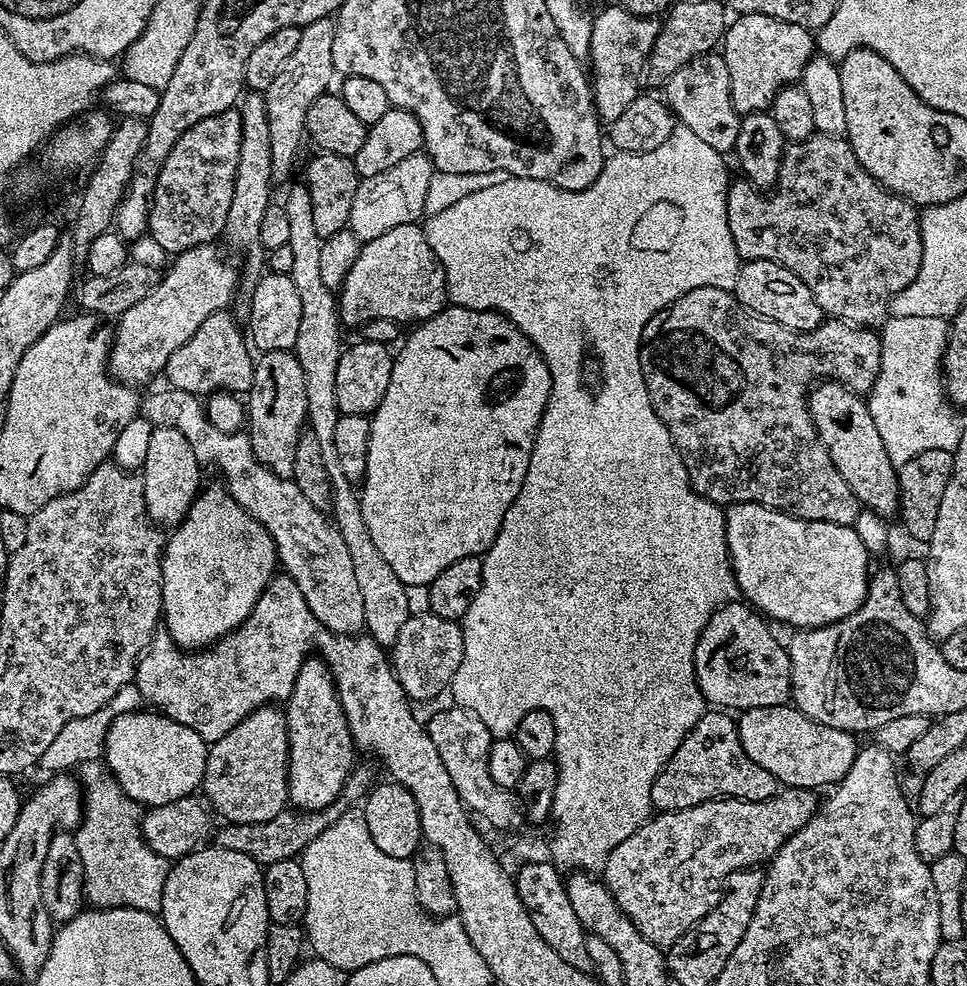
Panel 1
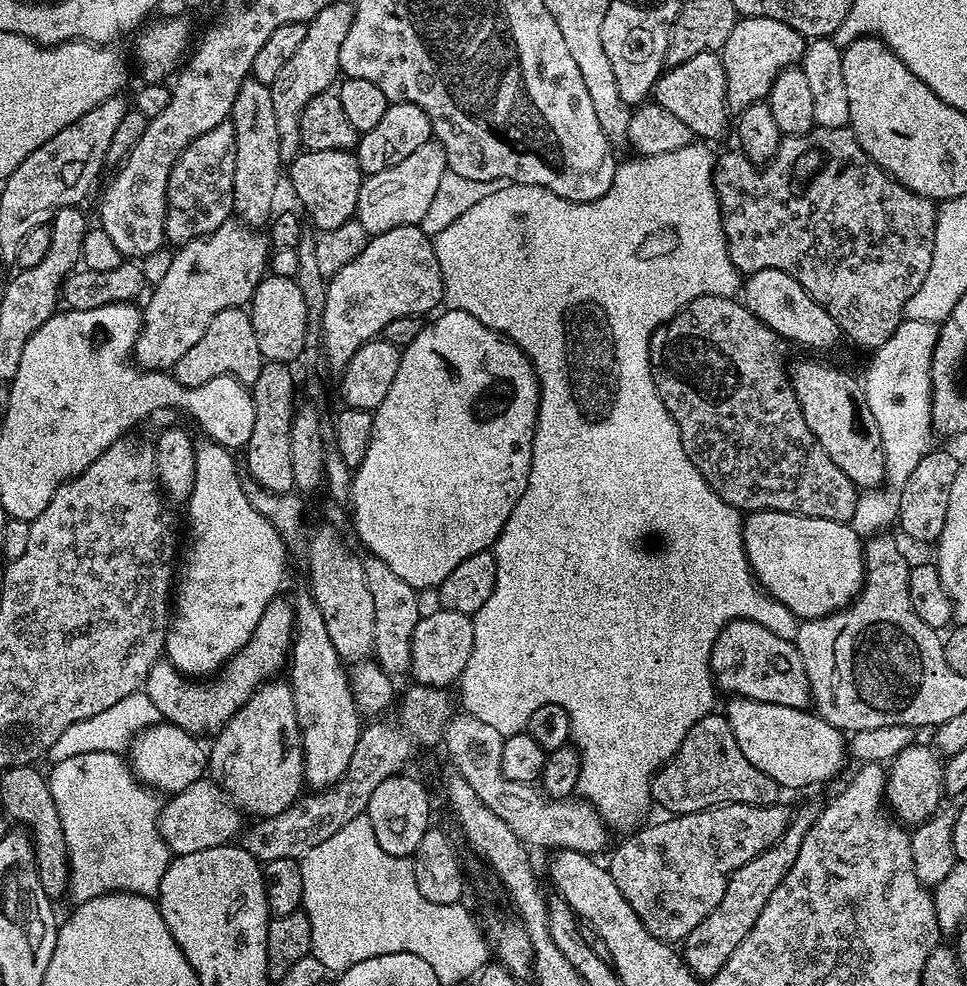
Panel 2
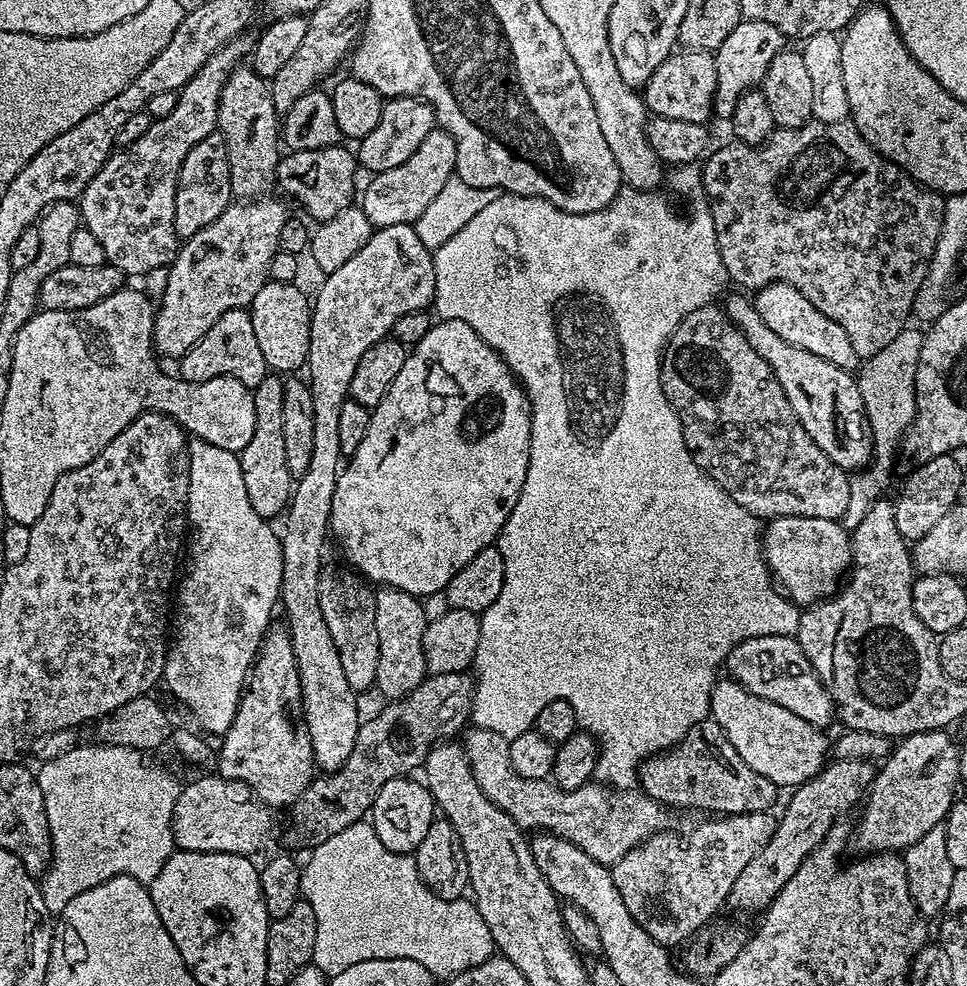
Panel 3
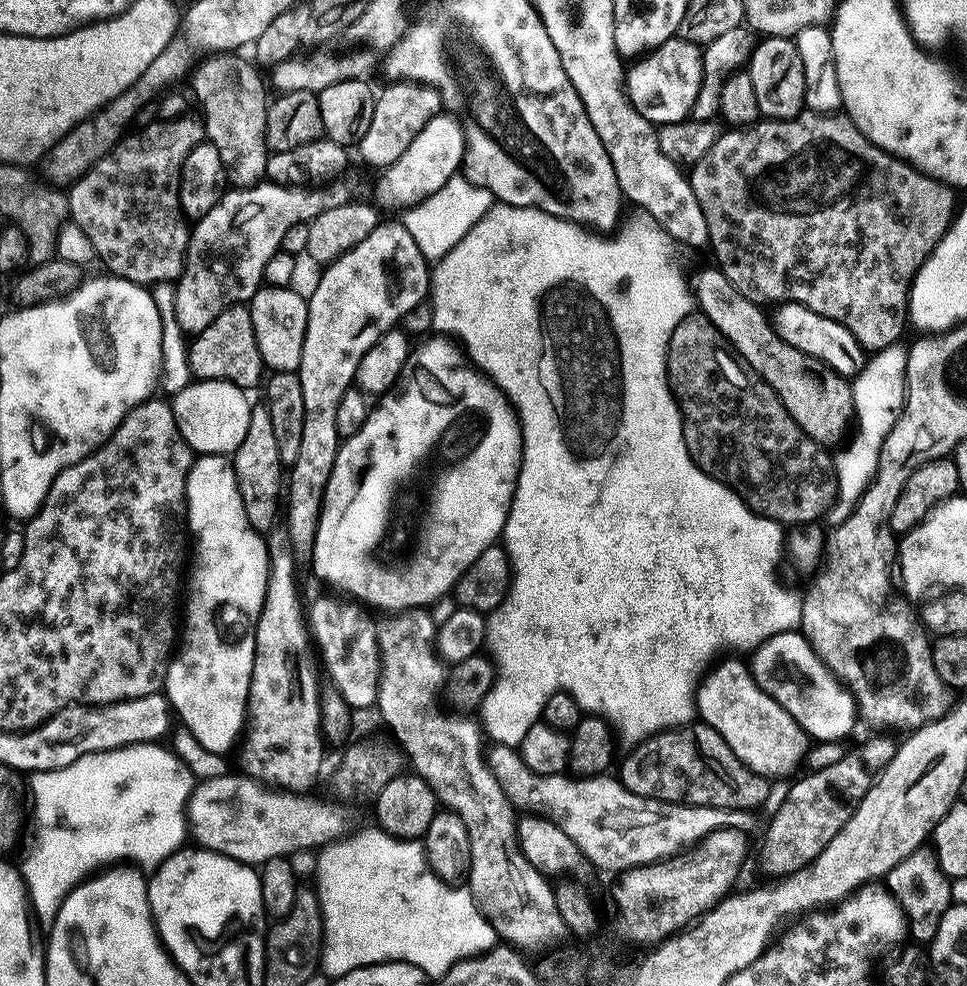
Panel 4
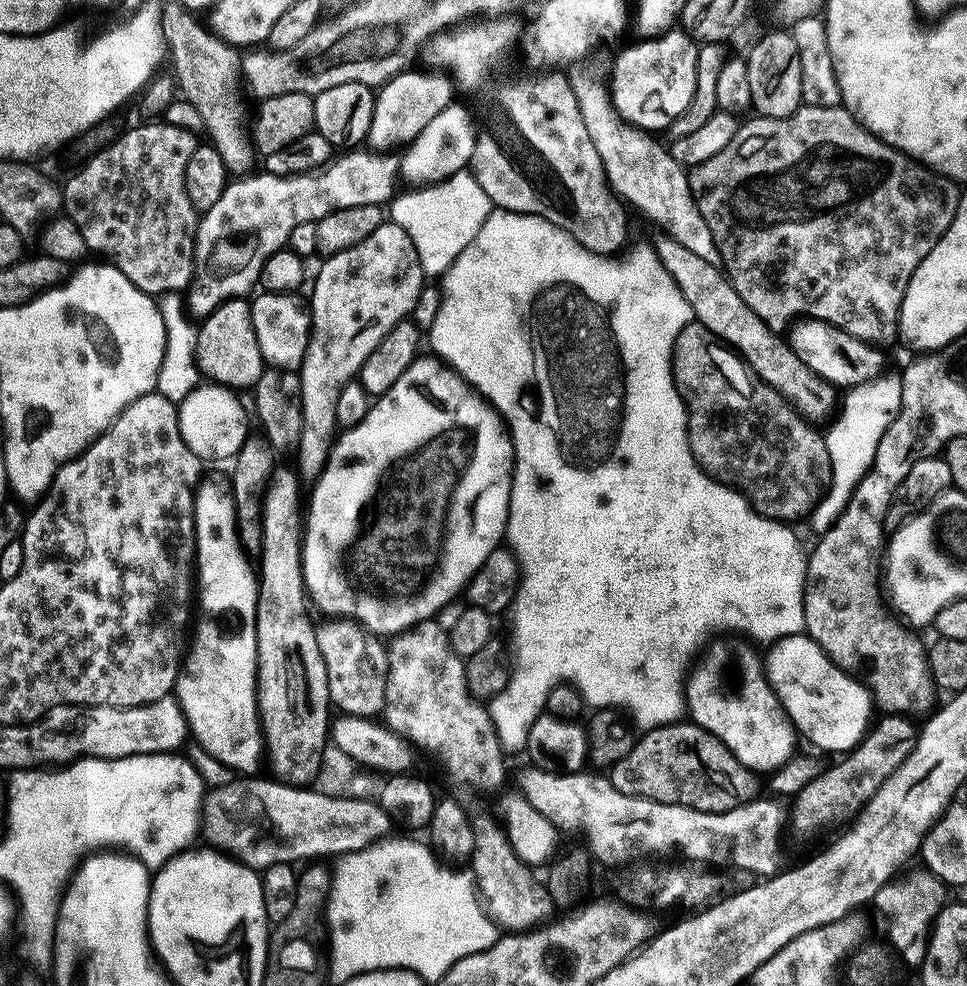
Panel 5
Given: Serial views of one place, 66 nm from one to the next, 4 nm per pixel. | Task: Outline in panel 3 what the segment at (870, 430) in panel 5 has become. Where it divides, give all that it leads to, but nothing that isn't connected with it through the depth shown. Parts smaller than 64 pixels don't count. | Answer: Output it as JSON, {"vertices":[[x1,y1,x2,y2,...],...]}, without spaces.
{"vertices":[[905,327,904,331,898,334,898,338,894,338,894,342,890,342,890,346,886,346,886,350,882,350,878,354,871,356,863,365,864,369,861,367,858,372,862,402,868,415,868,424,872,428,872,443,875,445,875,448,874,463,871,465,871,468,873,467,872,476,860,476,864,474,856,474,851,477,850,506,844,515,844,520,849,529,856,528,858,522,862,522,862,518,866,518,866,514,872,508,873,504,881,499,882,492,880,492,880,488,884,488,888,484,888,475,892,472,892,459,896,456,896,448,898,452,904,433,907,432,912,424,912,419,916,417,916,363,924,345,924,336,918,329,912,327]]}

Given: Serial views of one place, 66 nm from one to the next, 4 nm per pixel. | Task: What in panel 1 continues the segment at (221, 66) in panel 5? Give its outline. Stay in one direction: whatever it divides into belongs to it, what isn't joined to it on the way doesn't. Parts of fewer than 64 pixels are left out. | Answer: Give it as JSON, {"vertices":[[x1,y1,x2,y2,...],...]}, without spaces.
{"vertices":[[245,95,239,101,238,111,242,118,242,150,240,151,238,170,236,171,234,202,230,202,230,214,226,218,222,240,223,243,228,243,230,247,237,248,240,252,248,252,244,256,244,272,242,268,242,275,238,280,239,295,234,300,235,315,240,318,246,318,250,314,249,298,254,294,256,283,258,283,266,268,266,253,260,246,260,231,262,230,262,218,266,214,269,204,273,203,274,200,274,196,272,196,274,185,272,182,272,171,270,170,270,126,266,122,266,106,264,105,263,95]]}

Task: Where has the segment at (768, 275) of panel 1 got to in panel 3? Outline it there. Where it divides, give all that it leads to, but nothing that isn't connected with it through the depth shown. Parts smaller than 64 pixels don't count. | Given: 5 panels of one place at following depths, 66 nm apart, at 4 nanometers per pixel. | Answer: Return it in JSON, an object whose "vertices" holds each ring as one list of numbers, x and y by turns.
{"vertices":[[774,282,765,288,755,289,754,303,758,318,762,318,762,322,766,322,766,326,770,326,770,330,774,330,782,342,790,342,790,346,802,346,802,350,810,350,810,354,818,354,818,358,826,358,826,362,834,362,834,366,839,368,852,370,857,367,858,358,846,330,842,330,838,322,826,318,826,314,814,307,801,292,794,290,794,286,786,282]]}

